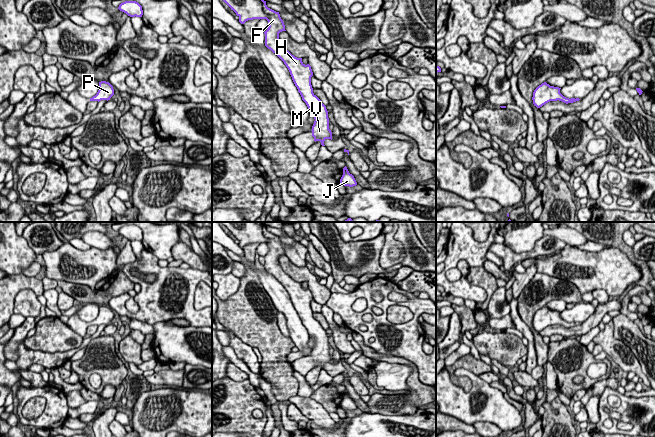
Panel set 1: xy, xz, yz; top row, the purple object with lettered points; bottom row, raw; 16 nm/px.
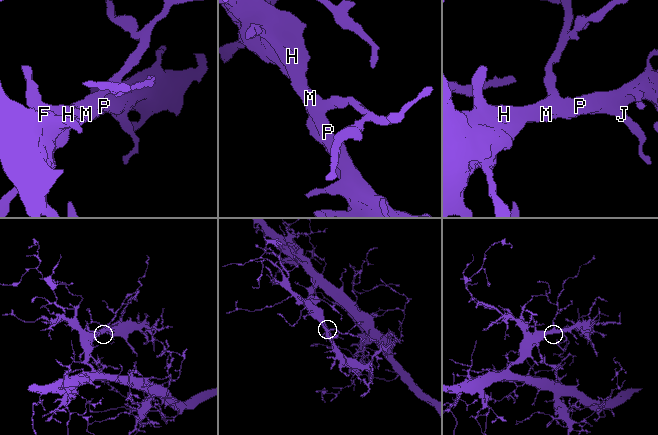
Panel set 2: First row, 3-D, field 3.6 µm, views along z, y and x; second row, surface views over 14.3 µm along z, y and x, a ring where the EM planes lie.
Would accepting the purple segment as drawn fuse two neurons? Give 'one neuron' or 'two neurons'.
one neuron

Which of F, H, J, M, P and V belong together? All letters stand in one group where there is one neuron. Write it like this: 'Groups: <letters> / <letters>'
Groups: F H J M P V

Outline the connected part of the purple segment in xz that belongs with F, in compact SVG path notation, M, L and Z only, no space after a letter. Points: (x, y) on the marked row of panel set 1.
M223 0L236 15L239 22L244 24L248 20L266 19L269 23L265 34L265 46L275 53L288 68L292 80L306 103L309 112L314 116L312 136L314 141L320 141L322 146L326 139L332 140L332 132L329 129L329 118L326 106L313 93L311 77L313 72L309 64L305 65L302 58L297 58L284 48L279 33L285 30L285 25L276 12L267 7L264 0Z

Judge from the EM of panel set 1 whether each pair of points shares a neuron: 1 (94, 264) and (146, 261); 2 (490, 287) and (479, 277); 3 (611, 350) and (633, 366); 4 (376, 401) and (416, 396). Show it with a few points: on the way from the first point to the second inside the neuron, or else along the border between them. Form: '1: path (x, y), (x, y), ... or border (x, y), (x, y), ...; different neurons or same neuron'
1: border (124, 265), (111, 273); different neurons
2: path (487, 284), (482, 279); same neuron
3: path (616, 355), (628, 365); same neuron
4: path (386, 402), (406, 402); same neuron

